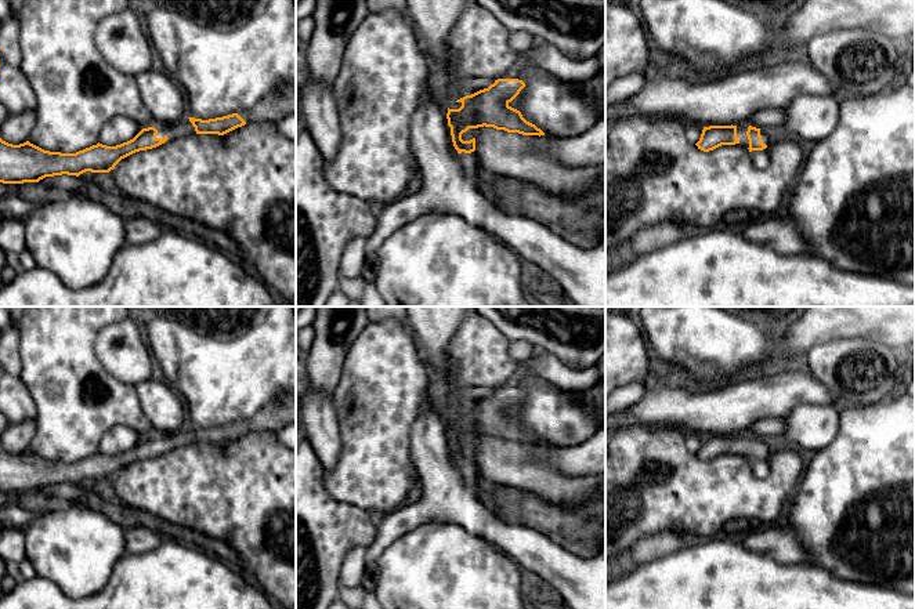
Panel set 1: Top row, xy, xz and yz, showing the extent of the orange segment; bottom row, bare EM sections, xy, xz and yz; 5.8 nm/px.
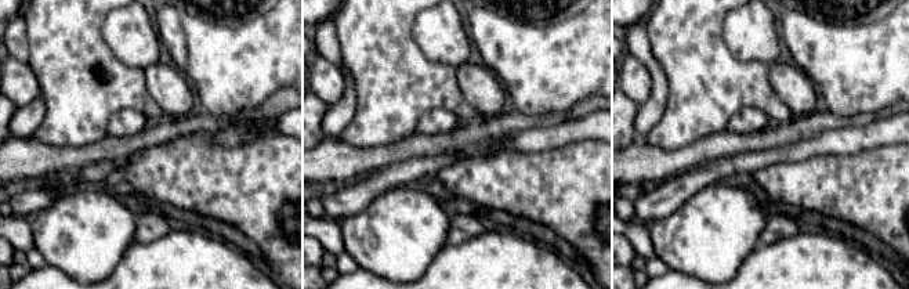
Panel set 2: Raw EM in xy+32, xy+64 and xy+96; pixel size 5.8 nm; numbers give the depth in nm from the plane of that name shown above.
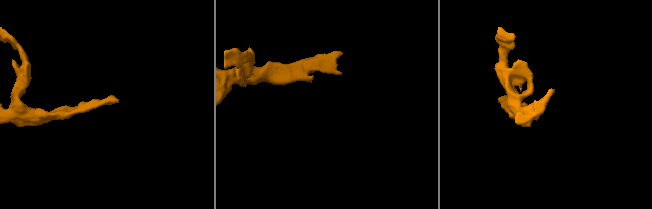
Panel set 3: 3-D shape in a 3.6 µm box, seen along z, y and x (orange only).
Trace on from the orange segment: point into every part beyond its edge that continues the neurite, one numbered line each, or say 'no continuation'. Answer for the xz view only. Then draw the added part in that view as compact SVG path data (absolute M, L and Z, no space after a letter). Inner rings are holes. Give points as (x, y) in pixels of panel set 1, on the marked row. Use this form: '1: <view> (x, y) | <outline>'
1: xz (527, 158) | M484 126L462 134L463 141L473 138L475 151L471 155L485 174L514 177L574 199L605 181L605 164L565 167L550 156L549 139L539 135Z

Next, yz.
1: yz (741, 130) | M748 124L746 126L737 126L737 138L739 139L739 144L742 146L745 146L746 149L749 148L749 139L746 135L748 127L749 127Z

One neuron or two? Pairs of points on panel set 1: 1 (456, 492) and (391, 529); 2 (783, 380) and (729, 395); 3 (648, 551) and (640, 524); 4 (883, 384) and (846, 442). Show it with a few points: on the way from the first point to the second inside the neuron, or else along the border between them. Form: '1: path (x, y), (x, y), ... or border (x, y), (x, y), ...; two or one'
1: path (440, 497), (408, 517); one
2: path (769, 394), (742, 395); one
3: border (676, 532), (661, 530), (643, 536), (619, 555); two
4: border (897, 391), (872, 403), (841, 408); two

